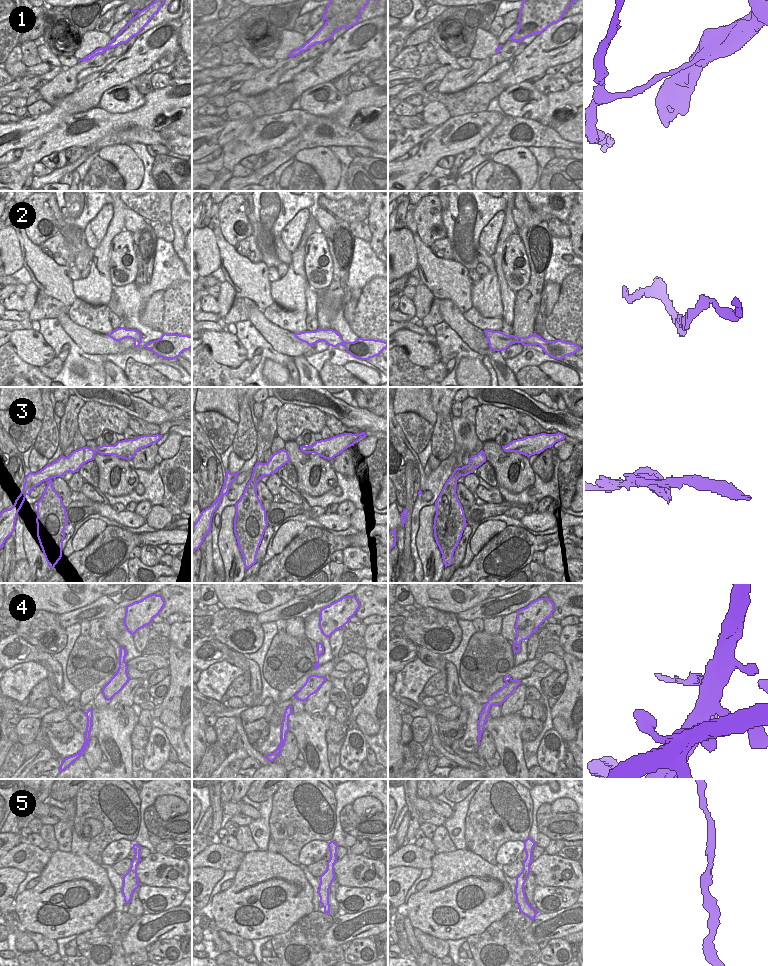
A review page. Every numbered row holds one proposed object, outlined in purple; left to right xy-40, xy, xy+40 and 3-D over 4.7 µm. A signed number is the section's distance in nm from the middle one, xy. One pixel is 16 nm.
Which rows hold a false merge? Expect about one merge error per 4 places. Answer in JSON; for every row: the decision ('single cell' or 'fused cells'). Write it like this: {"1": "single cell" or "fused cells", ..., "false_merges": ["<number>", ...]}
{"1": "fused cells", "2": "single cell", "3": "single cell", "4": "fused cells", "5": "single cell", "false_merges": ["1", "4"]}

